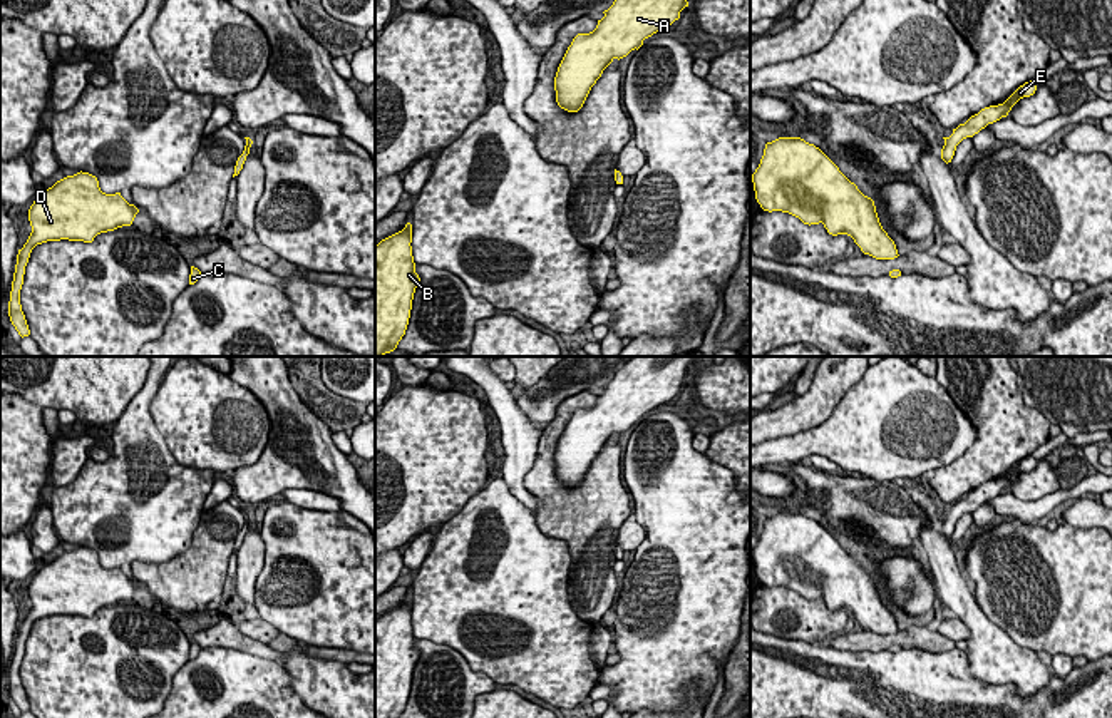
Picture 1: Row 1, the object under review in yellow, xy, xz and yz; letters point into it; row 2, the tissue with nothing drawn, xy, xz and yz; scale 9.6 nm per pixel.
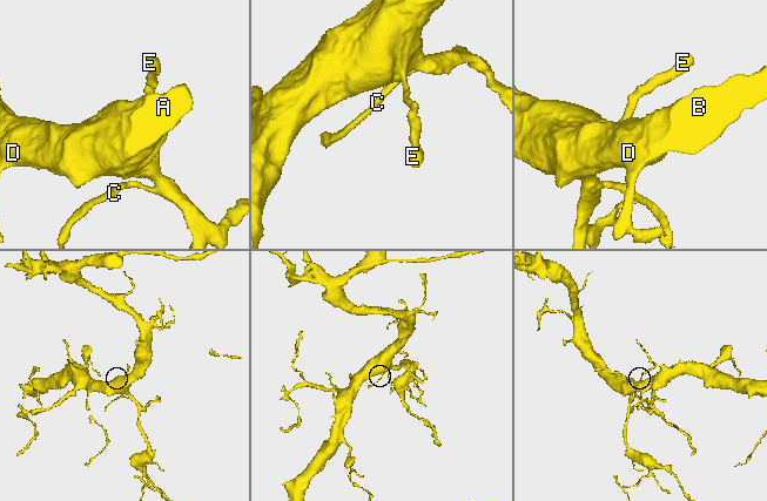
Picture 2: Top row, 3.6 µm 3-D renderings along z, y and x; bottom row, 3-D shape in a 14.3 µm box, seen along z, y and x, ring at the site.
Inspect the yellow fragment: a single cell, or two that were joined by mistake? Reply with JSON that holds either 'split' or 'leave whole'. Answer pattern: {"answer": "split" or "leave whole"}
{"answer": "split"}

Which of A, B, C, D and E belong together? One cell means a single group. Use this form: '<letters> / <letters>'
A B C D / E

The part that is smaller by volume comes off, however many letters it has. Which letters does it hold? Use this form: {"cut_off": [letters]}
{"cut_off": ["E"]}

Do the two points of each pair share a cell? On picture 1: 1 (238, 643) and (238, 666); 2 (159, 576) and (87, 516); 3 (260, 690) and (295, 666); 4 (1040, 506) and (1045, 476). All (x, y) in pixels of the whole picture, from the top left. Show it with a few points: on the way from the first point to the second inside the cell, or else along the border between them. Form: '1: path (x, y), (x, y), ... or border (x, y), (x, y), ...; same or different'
1: border (201, 648), (226, 646), (277, 661); different
2: border (183, 553), (158, 563), (129, 563); different
3: border (277, 661), (292, 676), (292, 690), (302, 700); different
4: border (1060, 487), (1037, 499), (1019, 499), (1007, 492); different

